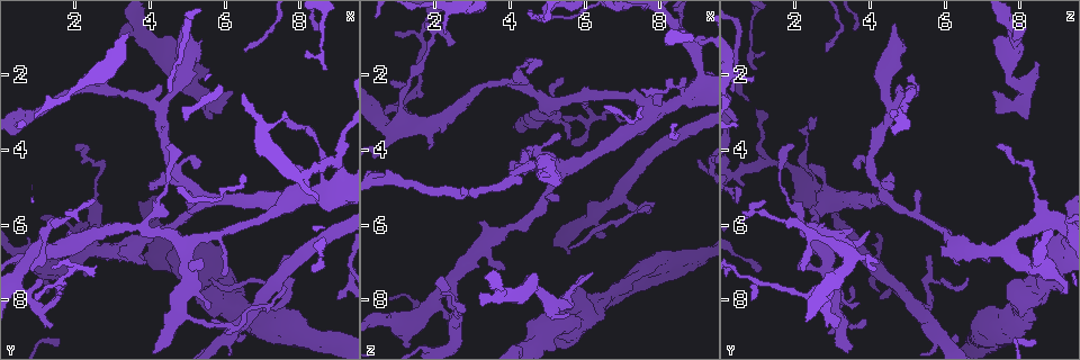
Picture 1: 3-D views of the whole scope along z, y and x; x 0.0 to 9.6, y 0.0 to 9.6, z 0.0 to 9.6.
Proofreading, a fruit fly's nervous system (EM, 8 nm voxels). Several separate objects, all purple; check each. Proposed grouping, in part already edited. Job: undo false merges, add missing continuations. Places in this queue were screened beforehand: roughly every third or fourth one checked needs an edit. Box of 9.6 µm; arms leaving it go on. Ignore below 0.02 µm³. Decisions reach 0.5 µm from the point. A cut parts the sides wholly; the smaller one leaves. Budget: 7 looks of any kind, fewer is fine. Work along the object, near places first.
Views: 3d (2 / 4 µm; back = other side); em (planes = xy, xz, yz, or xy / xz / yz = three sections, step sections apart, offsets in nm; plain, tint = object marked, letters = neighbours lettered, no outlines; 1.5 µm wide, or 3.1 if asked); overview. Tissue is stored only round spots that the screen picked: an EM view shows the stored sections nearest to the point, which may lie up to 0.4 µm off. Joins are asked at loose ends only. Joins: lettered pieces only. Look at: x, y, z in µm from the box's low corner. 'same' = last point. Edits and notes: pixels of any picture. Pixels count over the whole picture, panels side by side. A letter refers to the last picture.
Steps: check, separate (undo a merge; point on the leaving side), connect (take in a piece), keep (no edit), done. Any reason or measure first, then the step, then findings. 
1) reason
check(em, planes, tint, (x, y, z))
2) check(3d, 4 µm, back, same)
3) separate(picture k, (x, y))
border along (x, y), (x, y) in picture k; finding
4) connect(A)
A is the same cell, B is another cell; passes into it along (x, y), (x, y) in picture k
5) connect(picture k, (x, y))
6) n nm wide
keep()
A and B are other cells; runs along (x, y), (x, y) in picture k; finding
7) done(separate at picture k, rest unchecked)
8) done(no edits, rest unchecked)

long arm stops here
check(em, planes, letters, (2.55, 5.40, 1.15))

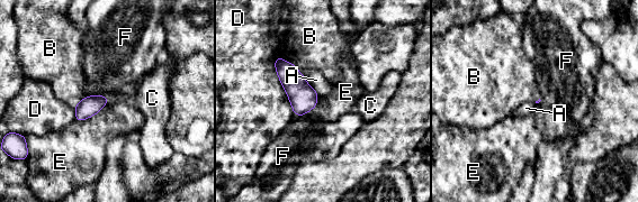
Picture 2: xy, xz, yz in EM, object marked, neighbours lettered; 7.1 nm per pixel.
keep()
A, B, C, D, E and F are other cells; border along (108, 100), (96, 113), (75, 120) in picture 2; none of them fits

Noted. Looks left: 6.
narrows sharply
check(em, planes, tint, (0.65, 7.80, 2.95))

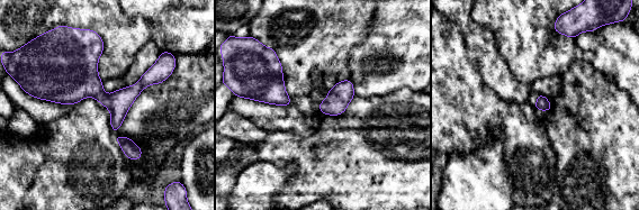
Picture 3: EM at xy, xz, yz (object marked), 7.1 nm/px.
check(em, planes, letters, same)

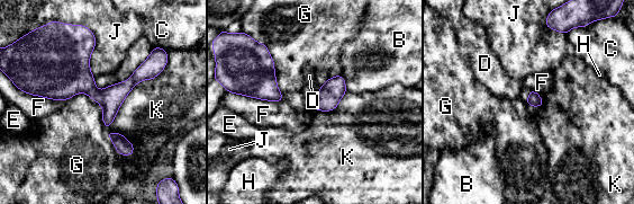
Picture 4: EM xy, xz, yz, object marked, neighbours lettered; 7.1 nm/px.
keep()
B, C, D, E, F, G, H, J and K are other cells; one cell here

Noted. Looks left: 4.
tapers out
check(em, yz, step 4, tint, (1.05, 8.00, 0.80))

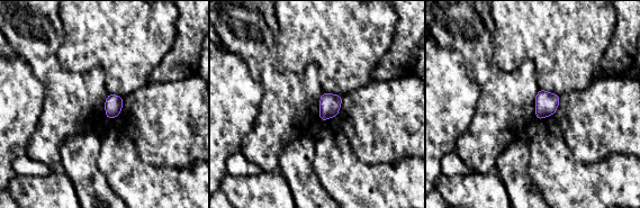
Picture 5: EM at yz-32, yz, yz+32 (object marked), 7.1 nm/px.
another direction
check(em, planes, letters, same)

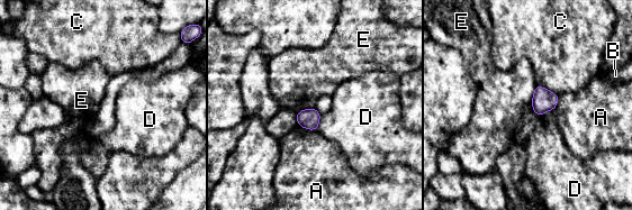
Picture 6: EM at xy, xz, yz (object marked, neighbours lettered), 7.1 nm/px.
140 nm wide
keep()
A, B, C, D and E are other cells; border along (535, 87), (531, 104) in picture 6; no lettered piece goes on from it

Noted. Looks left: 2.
done(no edits, rest unchecked)

